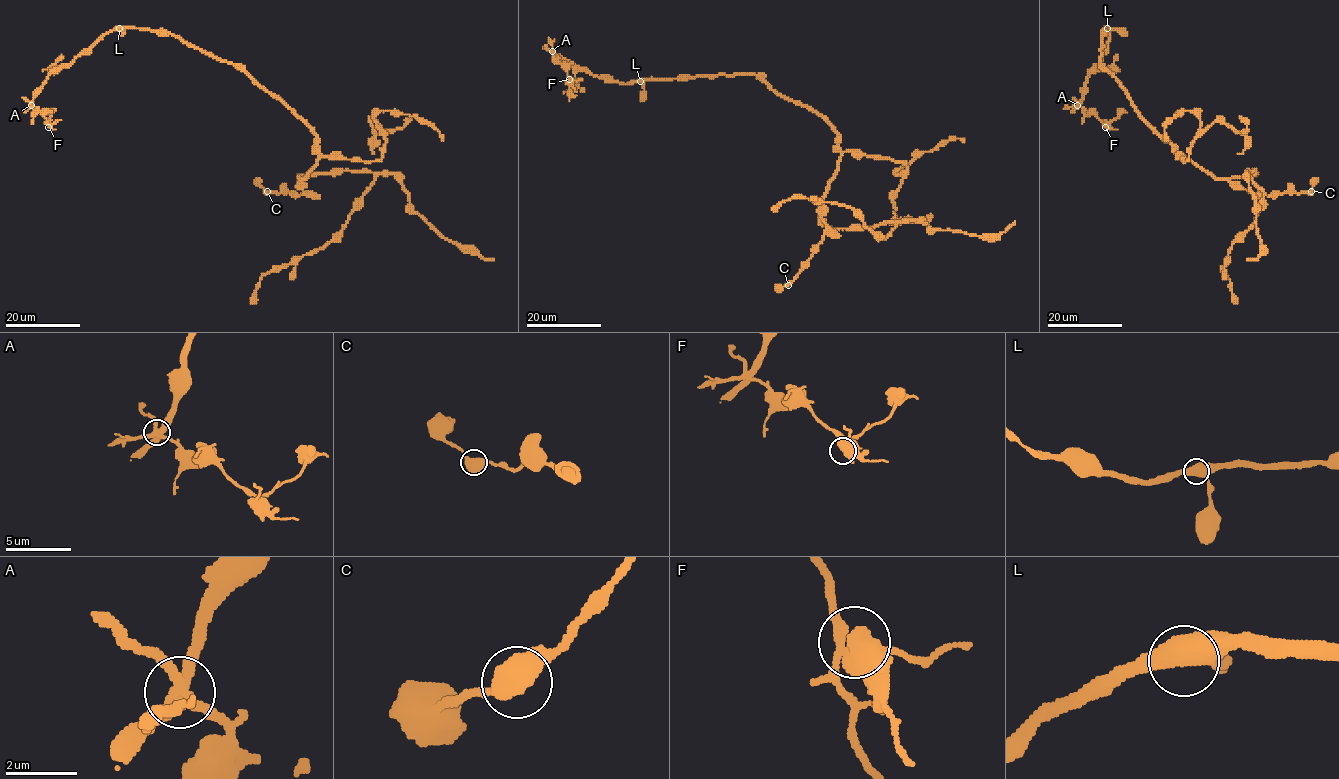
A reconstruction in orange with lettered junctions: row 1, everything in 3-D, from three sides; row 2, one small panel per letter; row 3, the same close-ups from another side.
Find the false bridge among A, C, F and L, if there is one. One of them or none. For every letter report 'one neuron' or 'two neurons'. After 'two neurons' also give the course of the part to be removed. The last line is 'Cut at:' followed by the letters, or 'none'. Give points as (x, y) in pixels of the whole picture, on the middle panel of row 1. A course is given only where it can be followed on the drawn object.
A: two neurons; foreign part runs (552, 52), (565, 69), (571, 94), (569, 100)
C: one neuron
F: one neuron
L: one neuron
Cut at: A

